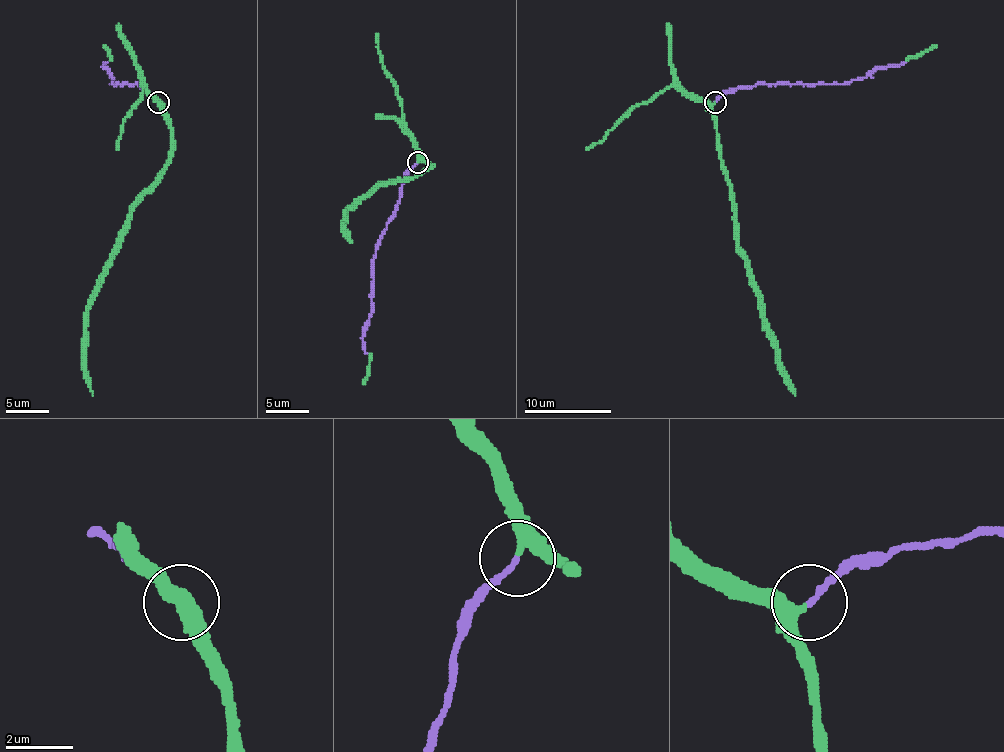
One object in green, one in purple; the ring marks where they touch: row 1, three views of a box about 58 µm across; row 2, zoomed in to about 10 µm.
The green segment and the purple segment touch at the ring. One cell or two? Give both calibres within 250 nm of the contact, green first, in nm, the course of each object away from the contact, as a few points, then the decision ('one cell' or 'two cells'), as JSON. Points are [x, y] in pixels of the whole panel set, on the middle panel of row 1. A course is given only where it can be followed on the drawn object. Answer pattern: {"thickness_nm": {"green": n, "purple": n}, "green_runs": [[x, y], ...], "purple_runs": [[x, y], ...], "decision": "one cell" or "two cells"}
{"thickness_nm": {"green": 320, "purple": 180}, "green_runs": [[417, 162], [421, 160], [430, 166], [419, 175], [393, 179], [380, 186], [345, 214], [352, 242]], "purple_runs": [[417, 162], [402, 186], [395, 216], [386, 225], [373, 260], [371, 314], [365, 325], [363, 347], [367, 353]], "decision": "one cell"}

